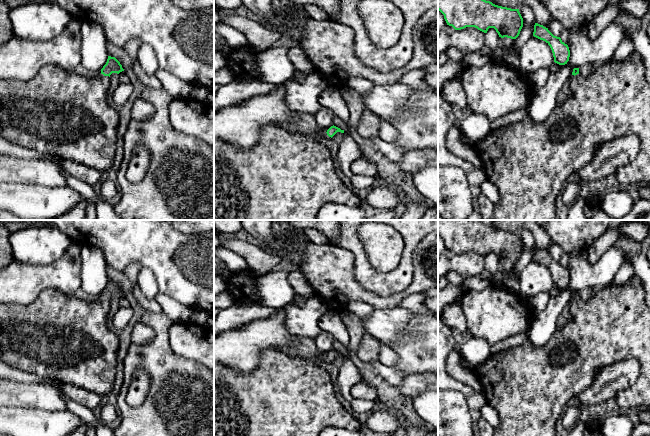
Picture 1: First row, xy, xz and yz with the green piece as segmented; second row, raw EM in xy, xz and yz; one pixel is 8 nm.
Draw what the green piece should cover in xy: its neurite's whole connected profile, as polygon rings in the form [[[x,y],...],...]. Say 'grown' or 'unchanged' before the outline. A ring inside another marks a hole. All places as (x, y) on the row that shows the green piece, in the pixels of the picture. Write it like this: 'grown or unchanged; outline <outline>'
grown; outline [[[108,56],[101,73],[93,77],[82,76],[76,71],[67,71],[48,64],[29,81],[0,79],[0,136],[22,147],[48,153],[64,160],[80,163],[105,172],[114,162],[119,114],[107,99],[110,75],[124,71],[120,62]]]

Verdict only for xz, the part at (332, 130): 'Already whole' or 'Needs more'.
Needs more

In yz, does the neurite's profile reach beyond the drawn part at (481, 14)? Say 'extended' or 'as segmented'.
as segmented

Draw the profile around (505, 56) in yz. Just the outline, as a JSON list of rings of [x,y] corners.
[[[504,37],[500,40],[500,44],[496,50],[496,57],[500,64],[511,67],[512,69],[520,70],[520,56],[519,53],[511,51],[515,39]]]

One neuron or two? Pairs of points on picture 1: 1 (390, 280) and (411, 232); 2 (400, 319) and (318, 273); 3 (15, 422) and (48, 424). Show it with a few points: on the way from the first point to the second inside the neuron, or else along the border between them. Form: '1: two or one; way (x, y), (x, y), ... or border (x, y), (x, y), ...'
1: one; way (402, 268), (406, 262), (410, 244)
2: two; border (398, 305), (392, 308), (375, 308)
3: one; way (23, 424), (40, 424)

